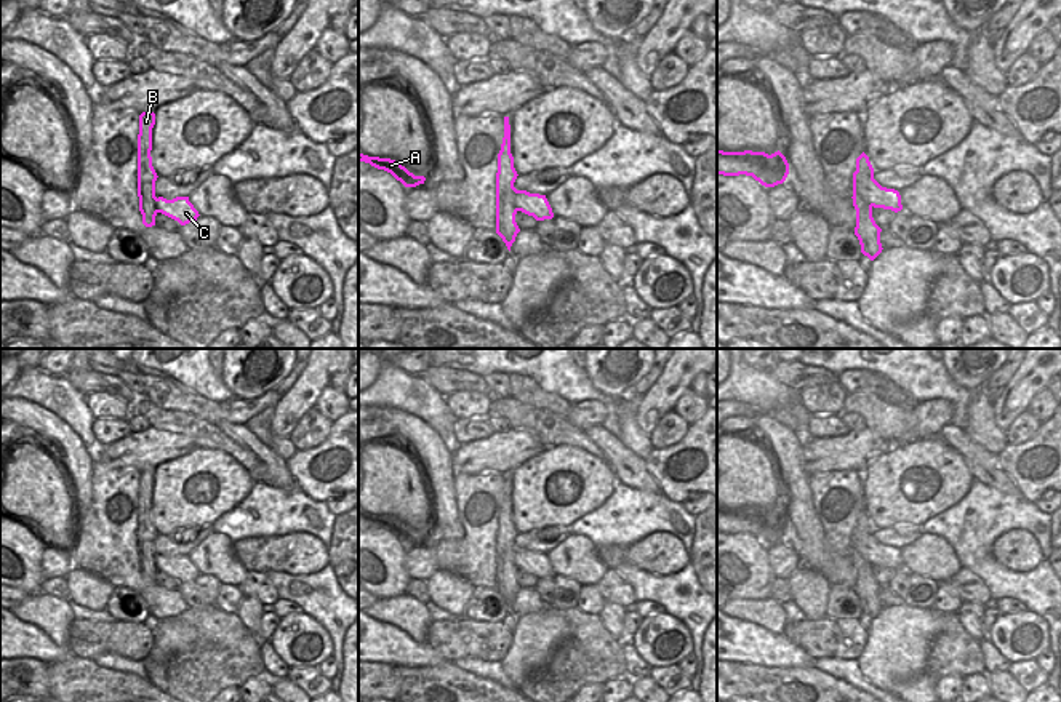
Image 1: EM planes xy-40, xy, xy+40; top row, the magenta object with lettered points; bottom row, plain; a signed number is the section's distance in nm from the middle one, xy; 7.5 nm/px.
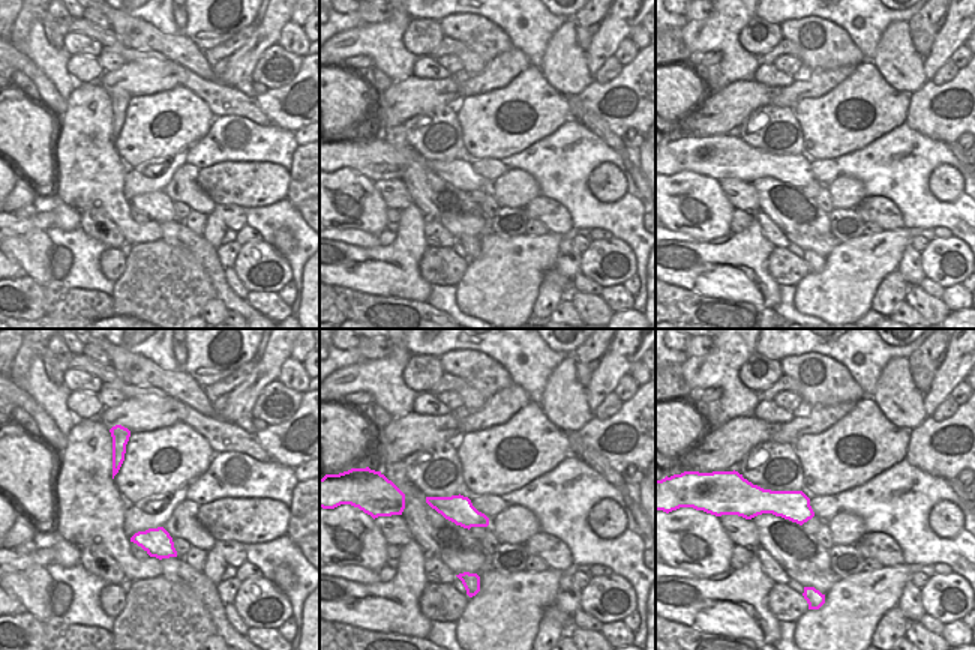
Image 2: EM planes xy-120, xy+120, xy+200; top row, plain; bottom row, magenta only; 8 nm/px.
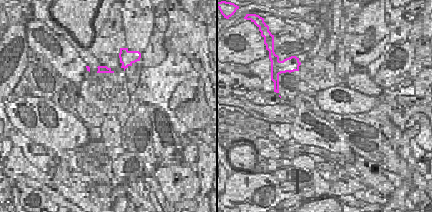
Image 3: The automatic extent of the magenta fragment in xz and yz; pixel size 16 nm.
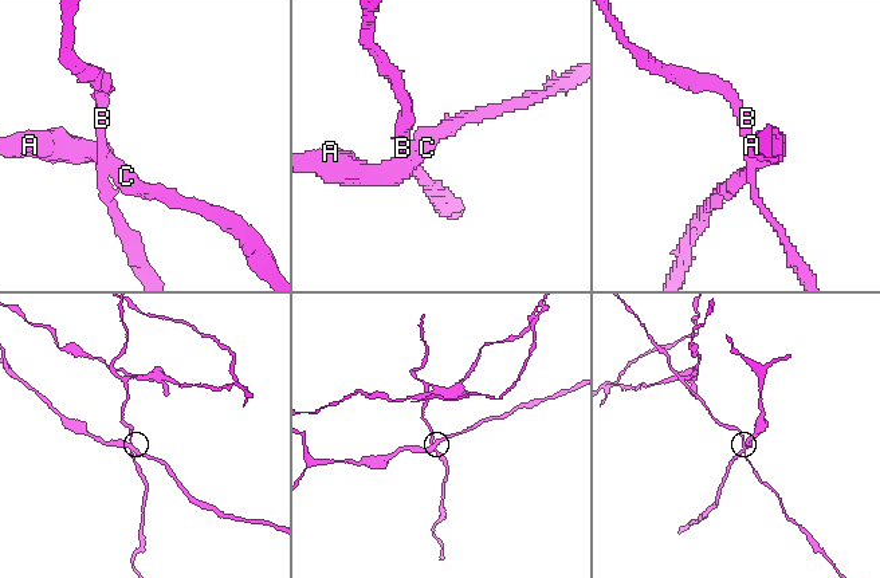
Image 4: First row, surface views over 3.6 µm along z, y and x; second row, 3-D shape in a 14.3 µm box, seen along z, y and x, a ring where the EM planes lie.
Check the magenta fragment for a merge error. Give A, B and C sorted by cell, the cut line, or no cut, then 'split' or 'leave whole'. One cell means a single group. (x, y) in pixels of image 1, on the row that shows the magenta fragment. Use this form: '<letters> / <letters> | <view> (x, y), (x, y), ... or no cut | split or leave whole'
A C / B | xy (514, 189), (514, 205), (519, 210) | split

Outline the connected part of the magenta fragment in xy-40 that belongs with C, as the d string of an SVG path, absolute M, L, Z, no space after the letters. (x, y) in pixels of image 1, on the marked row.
M158 197L157 209L158 213L178 221L181 225L195 222L200 216L194 205L189 201L189 197L176 197L173 200Z

